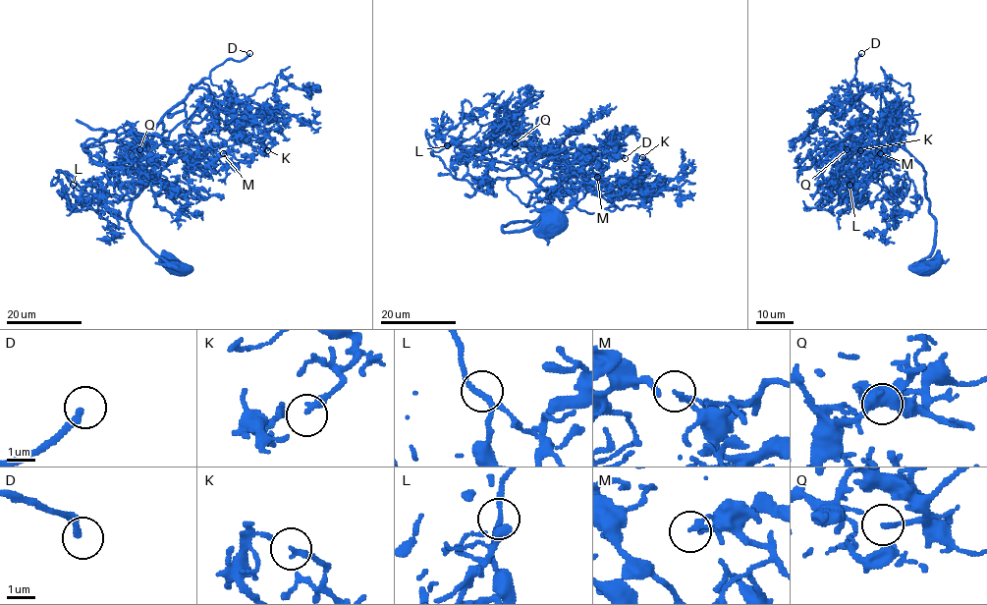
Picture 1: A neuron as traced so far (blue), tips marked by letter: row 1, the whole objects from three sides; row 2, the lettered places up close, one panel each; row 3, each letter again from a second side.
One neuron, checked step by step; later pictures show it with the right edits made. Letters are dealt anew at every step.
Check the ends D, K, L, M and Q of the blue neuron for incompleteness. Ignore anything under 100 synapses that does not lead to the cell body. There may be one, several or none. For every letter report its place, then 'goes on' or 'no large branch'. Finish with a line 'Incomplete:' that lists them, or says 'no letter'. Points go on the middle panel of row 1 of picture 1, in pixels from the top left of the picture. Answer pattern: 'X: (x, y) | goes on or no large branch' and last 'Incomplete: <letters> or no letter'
D: (625, 158) | goes on
K: (642, 157) | no large branch
L: (447, 145) | no large branch
M: (597, 177) | no large branch
Q: (515, 143) | no large branch
Incomplete: D

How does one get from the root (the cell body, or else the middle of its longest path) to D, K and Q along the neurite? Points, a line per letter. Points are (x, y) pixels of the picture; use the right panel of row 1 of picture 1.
D: (929, 267), (923, 260), (934, 244), (935, 220), (925, 171), (861, 121), (854, 79), (861, 53)
K: (929, 267), (923, 260), (934, 244), (935, 220), (925, 171), (882, 134), (880, 94), (901, 104), (860, 150)
Q: (929, 267), (935, 220), (923, 167), (884, 136), (868, 134), (850, 161), (839, 151), (847, 149)

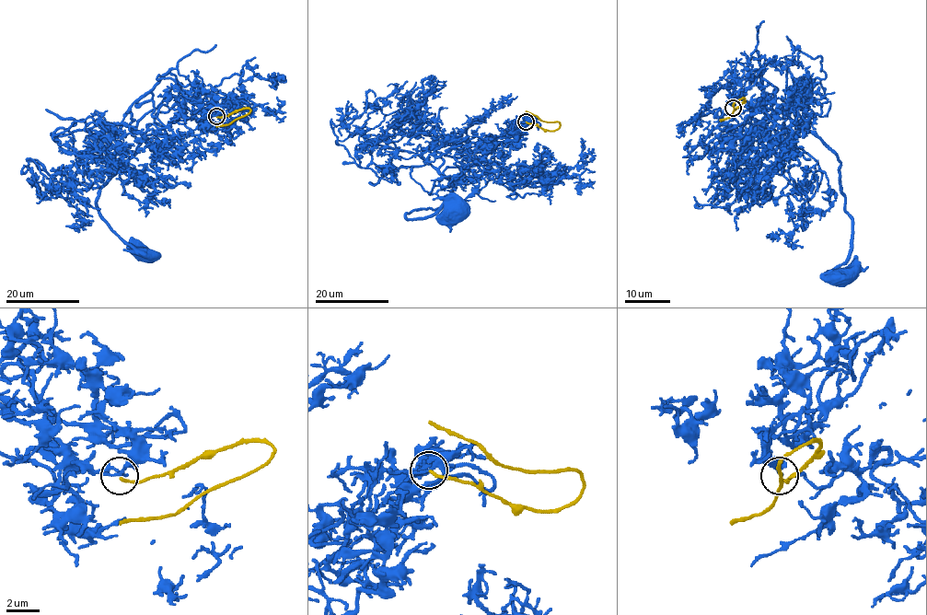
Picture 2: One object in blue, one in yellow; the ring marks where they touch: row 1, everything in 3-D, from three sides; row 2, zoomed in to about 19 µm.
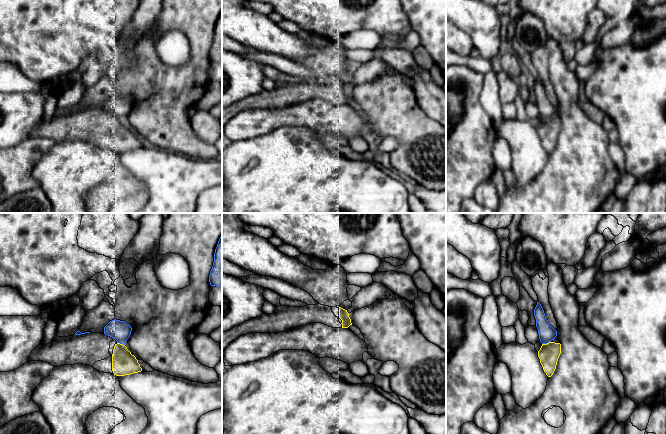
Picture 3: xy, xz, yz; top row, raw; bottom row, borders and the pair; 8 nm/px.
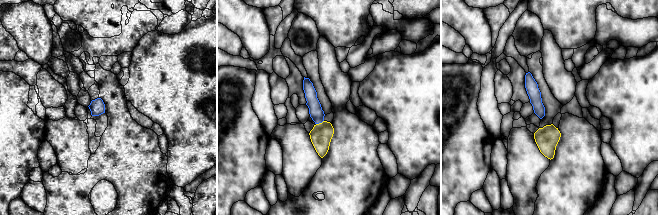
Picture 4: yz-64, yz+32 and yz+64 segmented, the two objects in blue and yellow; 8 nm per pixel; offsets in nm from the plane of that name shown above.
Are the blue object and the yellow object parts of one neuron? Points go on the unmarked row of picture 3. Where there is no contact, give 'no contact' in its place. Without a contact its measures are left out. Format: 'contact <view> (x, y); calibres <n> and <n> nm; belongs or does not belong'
contact yz (546, 119); calibres 140 and 160 nm; does not belong

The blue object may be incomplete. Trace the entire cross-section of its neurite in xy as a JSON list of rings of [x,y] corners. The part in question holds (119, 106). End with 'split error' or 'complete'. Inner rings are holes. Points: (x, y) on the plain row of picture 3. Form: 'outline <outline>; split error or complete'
outline [[[112,96],[104,103],[104,110],[112,113],[117,119],[125,121],[131,111],[132,104],[125,97]]]; complete

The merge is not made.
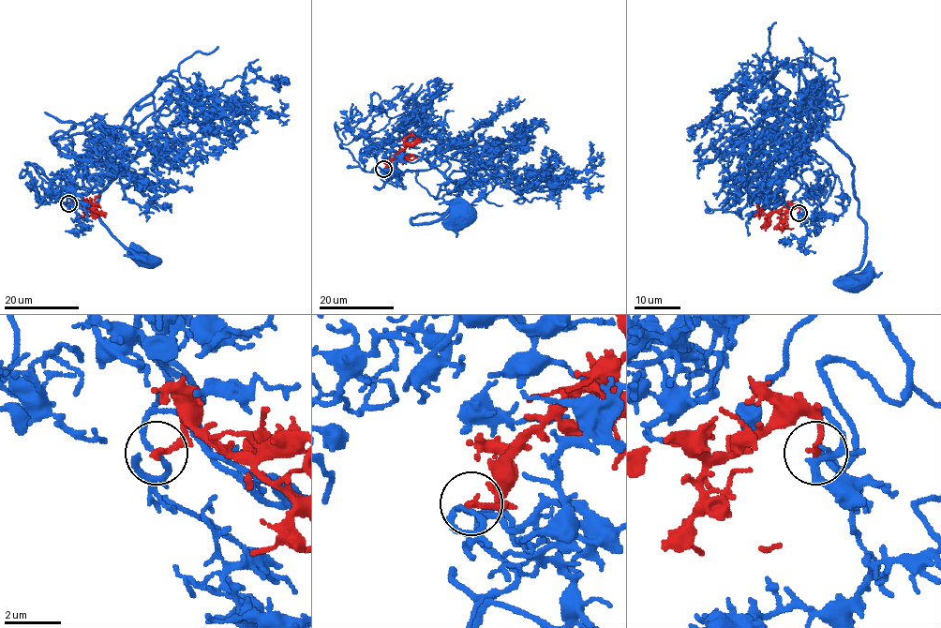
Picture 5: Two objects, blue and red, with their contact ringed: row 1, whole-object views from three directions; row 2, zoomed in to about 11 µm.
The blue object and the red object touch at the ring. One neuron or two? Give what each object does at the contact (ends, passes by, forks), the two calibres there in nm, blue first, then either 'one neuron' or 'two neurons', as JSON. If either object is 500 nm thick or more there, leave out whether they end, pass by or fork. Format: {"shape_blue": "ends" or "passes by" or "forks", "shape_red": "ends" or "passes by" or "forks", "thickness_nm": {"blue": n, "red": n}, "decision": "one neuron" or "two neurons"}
{"shape_blue": "passes by", "shape_red": "ends", "thickness_nm": {"blue": 160, "red": 240}, "decision": "one neuron"}

